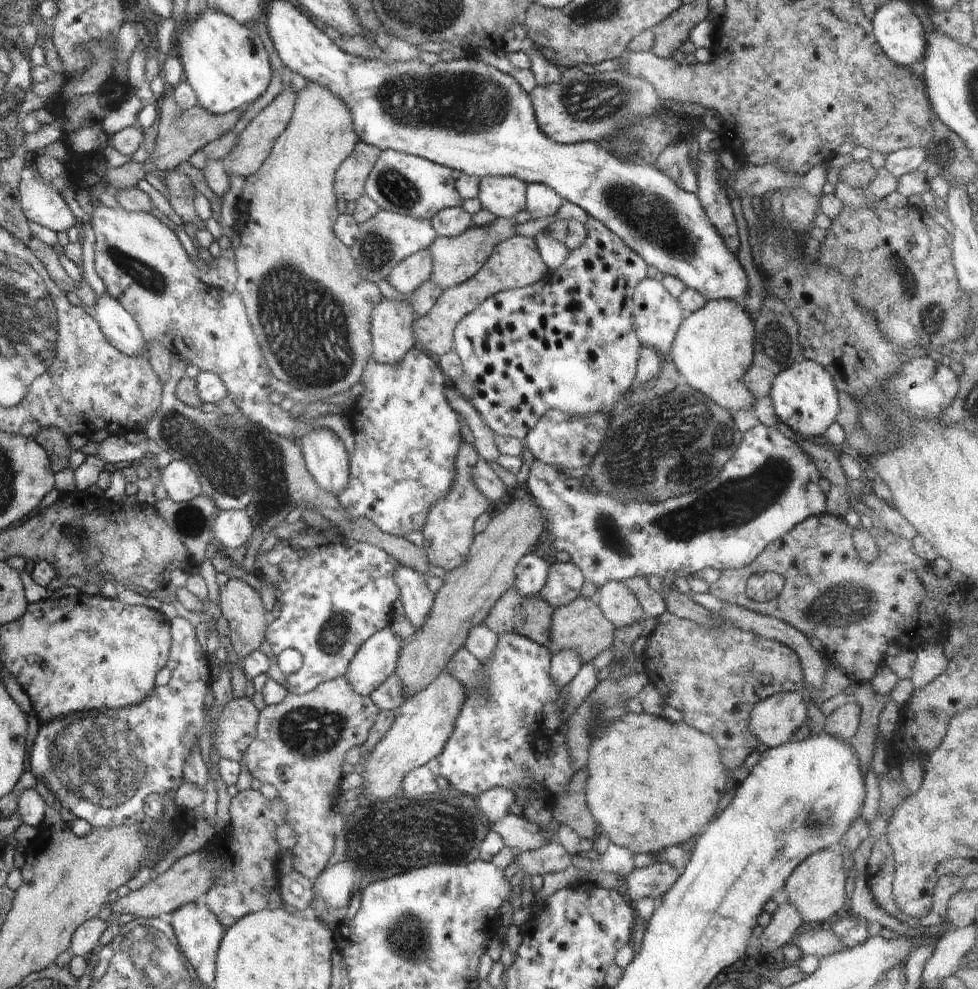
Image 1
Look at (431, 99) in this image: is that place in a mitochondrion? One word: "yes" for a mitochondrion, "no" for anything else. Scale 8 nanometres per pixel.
yes

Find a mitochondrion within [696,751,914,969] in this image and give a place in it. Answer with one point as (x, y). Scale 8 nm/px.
(816, 824)

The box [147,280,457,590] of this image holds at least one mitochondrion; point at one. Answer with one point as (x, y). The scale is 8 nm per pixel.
(225, 470)

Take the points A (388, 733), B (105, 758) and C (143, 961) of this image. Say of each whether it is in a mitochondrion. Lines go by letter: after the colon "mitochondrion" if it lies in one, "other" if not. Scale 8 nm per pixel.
A: other
B: mitochondrion
C: mitochondrion

